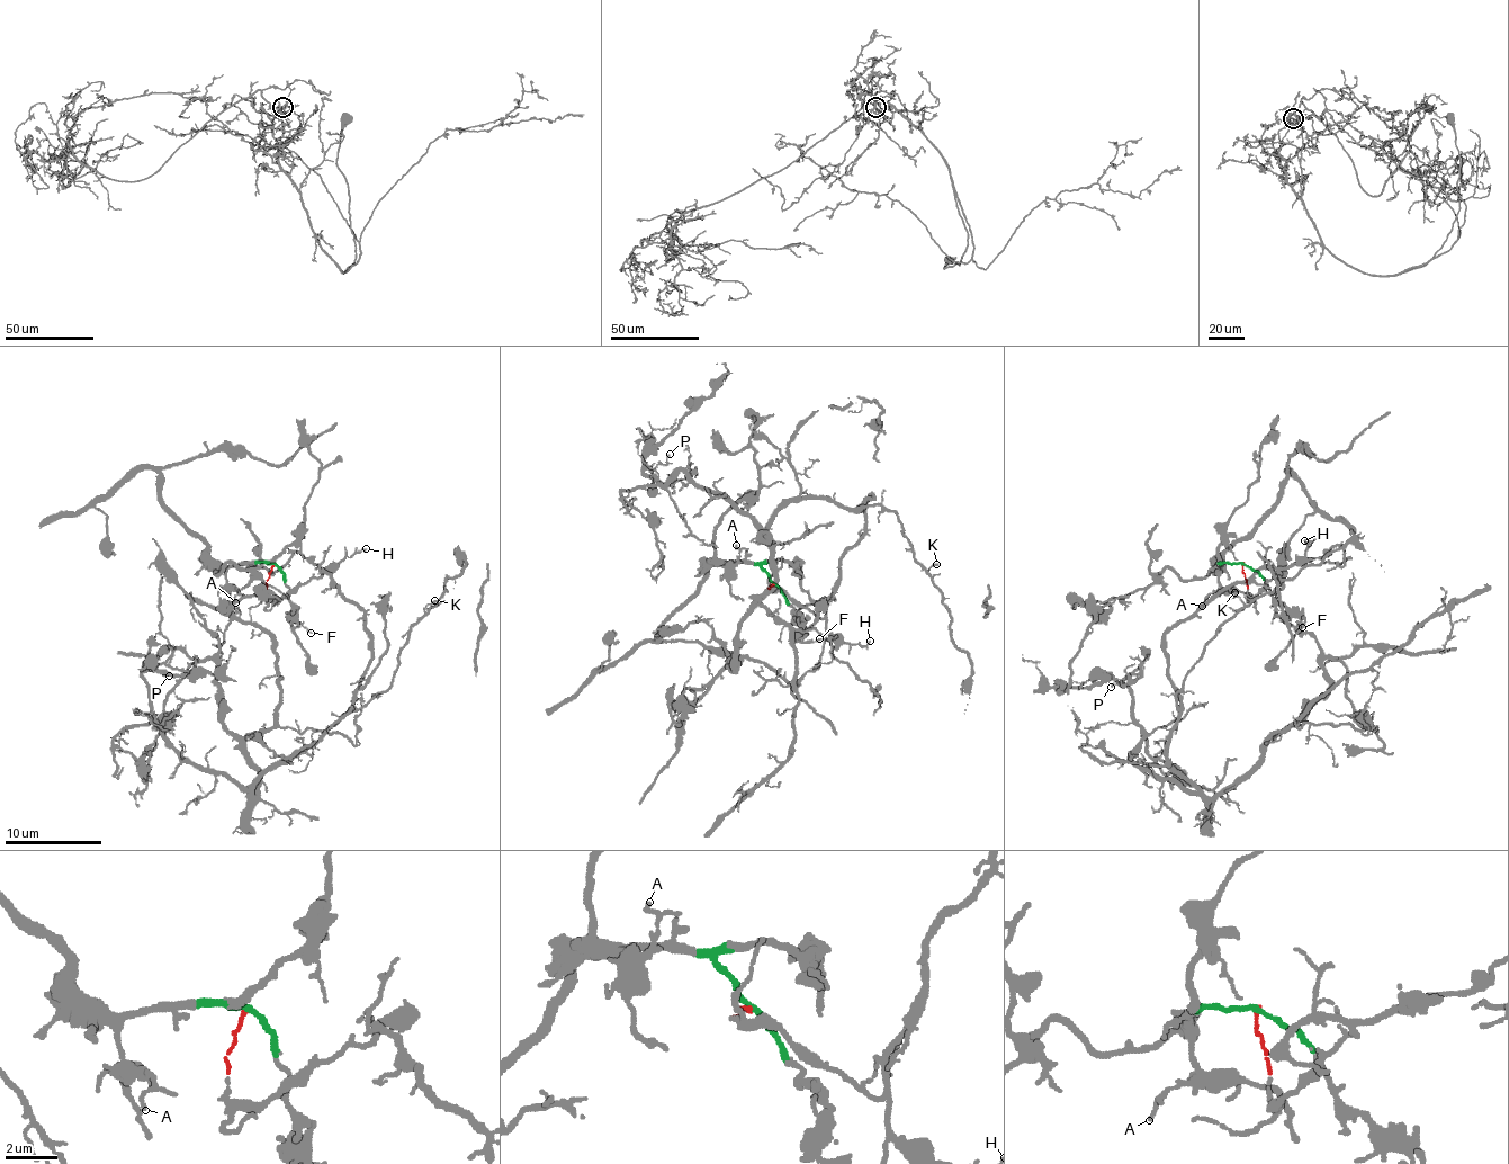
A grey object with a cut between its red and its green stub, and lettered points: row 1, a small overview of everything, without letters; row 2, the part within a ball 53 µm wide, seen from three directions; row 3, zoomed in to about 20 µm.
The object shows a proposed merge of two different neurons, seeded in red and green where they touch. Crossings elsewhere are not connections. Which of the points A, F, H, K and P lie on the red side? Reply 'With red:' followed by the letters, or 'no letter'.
With red: H, K, P

